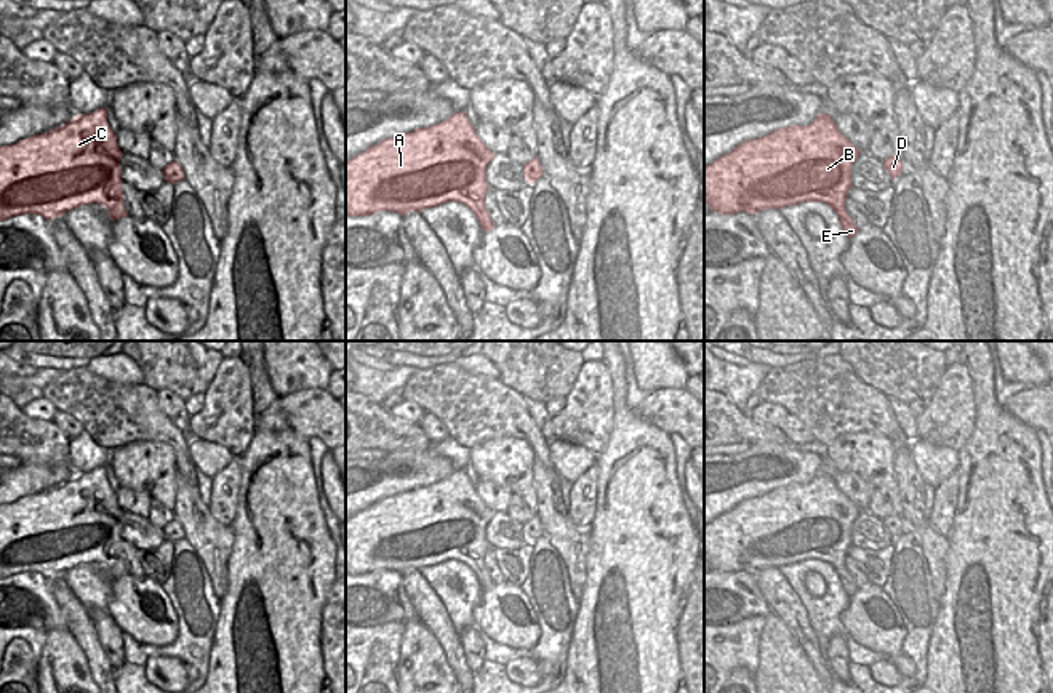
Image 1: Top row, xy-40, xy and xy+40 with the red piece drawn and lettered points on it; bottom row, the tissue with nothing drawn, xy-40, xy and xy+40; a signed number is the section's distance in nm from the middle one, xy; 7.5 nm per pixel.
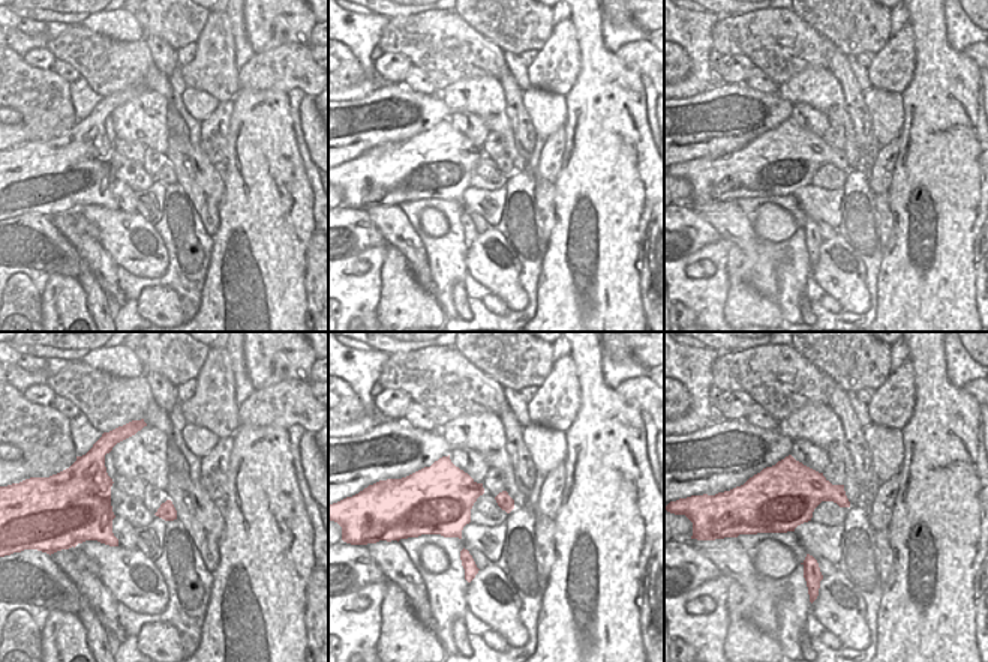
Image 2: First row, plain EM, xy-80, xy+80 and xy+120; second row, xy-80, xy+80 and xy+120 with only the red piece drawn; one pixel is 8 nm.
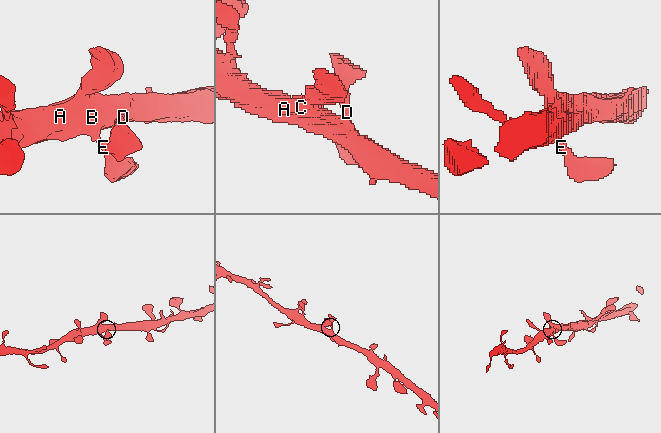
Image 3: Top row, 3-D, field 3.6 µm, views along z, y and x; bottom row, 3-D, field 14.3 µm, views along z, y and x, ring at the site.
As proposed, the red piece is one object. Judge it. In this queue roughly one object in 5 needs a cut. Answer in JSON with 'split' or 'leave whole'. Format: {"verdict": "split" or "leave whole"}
{"verdict": "leave whole"}

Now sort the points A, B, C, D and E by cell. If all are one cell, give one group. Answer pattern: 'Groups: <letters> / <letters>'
Groups: A B C D E.

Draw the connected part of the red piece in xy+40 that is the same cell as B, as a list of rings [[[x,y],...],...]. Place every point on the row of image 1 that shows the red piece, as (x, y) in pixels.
[[[819,114],[810,125],[778,128],[762,138],[744,141],[731,152],[704,166],[704,202],[711,211],[755,214],[802,202],[827,203],[839,216],[840,226],[851,238],[859,230],[845,210],[851,189],[851,165],[861,150],[837,131],[834,118]]]

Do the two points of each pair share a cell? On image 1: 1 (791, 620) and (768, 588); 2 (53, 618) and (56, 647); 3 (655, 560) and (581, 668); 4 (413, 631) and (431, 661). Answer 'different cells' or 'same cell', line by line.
1: same cell
2: different cells
3: same cell
4: same cell

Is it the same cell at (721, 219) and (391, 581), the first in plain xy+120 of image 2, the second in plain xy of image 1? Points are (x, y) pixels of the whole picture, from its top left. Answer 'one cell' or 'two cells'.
two cells

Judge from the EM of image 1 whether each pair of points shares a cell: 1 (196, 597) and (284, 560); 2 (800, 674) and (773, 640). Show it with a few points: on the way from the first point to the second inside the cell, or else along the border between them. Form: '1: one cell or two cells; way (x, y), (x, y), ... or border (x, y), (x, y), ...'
1: two cells; border (223, 600), (218, 610), (216, 631), (212, 637)
2: one cell; way (792, 666), (778, 648)

